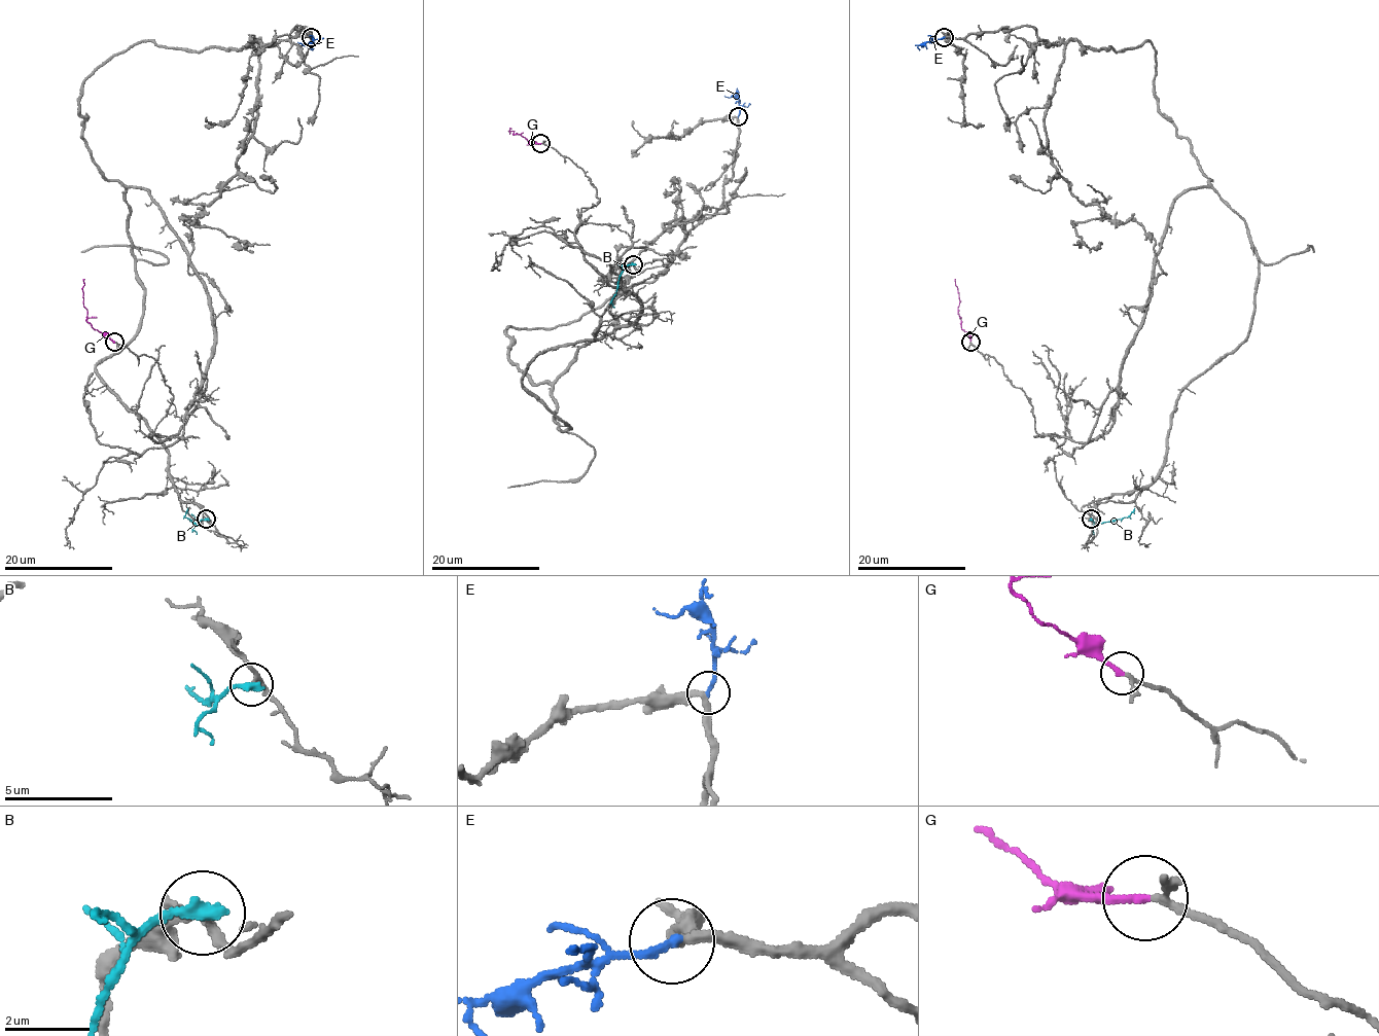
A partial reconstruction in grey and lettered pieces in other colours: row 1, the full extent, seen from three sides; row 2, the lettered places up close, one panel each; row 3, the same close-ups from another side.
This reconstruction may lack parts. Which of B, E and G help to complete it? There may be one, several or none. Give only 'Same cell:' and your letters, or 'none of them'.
Same cell: G

